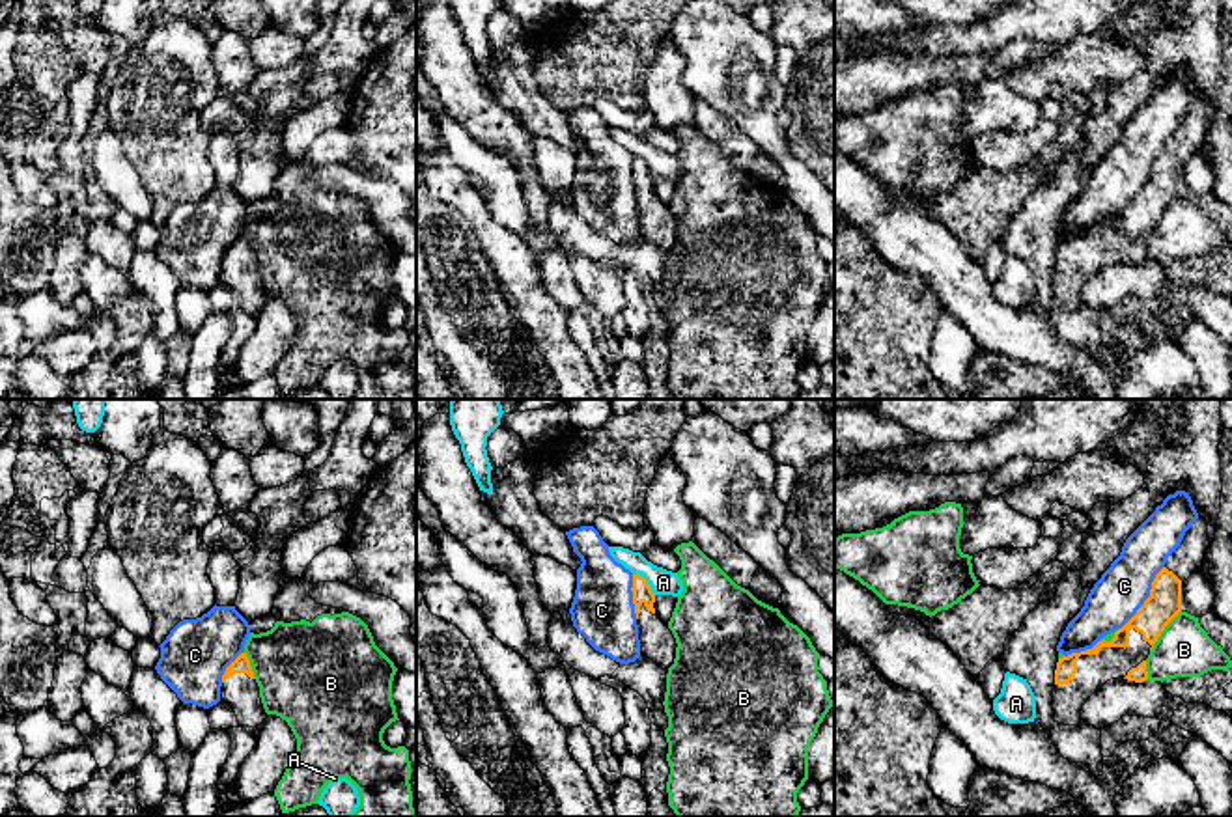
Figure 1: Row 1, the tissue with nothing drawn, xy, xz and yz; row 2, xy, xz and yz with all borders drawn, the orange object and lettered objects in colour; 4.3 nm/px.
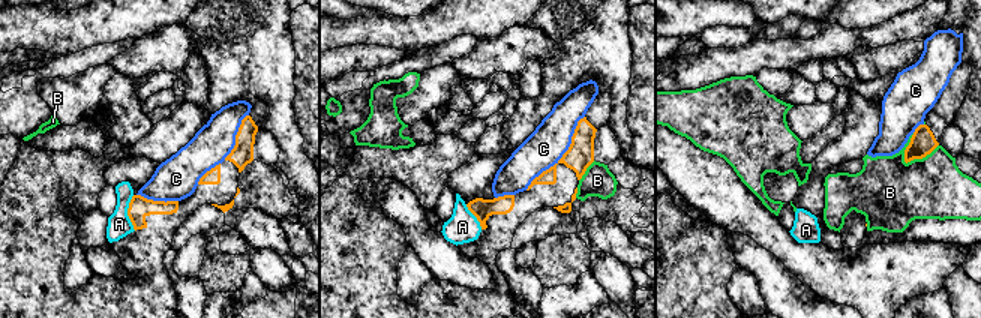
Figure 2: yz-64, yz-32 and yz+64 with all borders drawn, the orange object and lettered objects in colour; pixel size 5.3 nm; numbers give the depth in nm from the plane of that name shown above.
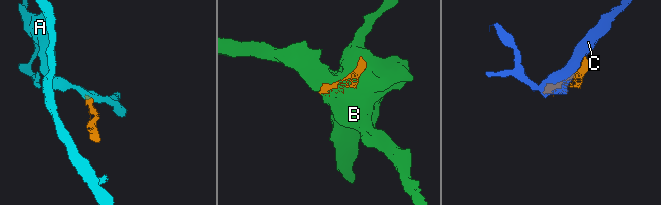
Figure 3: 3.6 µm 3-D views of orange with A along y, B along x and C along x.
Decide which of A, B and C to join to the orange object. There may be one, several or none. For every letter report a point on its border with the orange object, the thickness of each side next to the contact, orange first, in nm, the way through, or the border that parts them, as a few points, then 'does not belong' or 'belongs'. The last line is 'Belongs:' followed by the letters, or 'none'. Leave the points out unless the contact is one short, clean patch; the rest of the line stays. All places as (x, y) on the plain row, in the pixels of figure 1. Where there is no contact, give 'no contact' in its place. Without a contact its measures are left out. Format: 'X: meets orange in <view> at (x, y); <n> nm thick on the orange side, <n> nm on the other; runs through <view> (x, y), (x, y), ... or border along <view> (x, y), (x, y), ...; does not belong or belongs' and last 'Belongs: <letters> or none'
A: meets orange in xz at (644, 163); 80 nm thick on the orange side, 110 nm on the other; border along xz (633, 155), (639, 155), (656, 176); does not belong
B: meets orange in yz at (1163, 211); 150 nm thick on the orange side, 240 nm on the other; does not belong
C: meets orange in yz at (1147, 181); 150 nm thick on the orange side, 220 nm on the other; does not belong
Belongs: none

